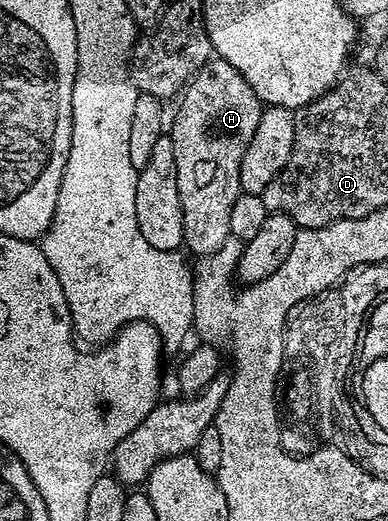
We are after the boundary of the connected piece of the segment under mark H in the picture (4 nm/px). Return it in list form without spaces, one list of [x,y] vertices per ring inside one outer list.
[[[219,58],[207,60],[197,70],[180,102],[176,121],[170,124],[170,135],[174,142],[174,162],[178,162],[183,247],[199,258],[214,254],[214,250],[222,250],[231,237],[230,212],[241,194],[242,156],[246,146],[250,146],[250,138],[254,138],[254,132],[258,130],[265,105],[258,94],[254,94],[250,82],[246,82],[230,62]]]

